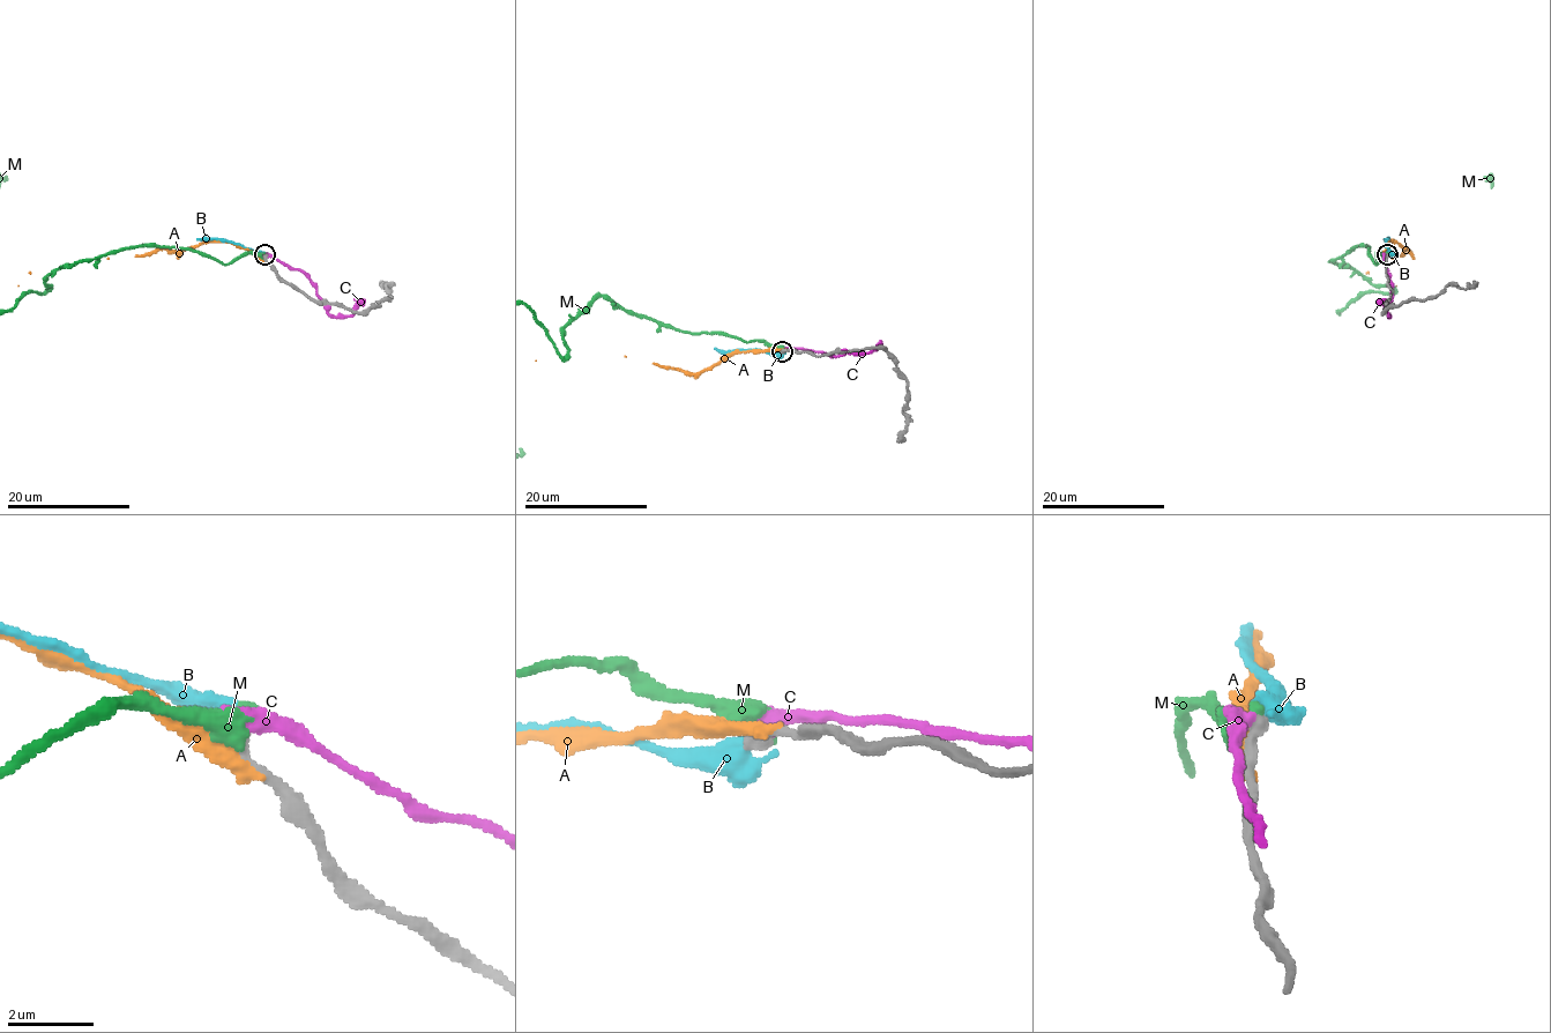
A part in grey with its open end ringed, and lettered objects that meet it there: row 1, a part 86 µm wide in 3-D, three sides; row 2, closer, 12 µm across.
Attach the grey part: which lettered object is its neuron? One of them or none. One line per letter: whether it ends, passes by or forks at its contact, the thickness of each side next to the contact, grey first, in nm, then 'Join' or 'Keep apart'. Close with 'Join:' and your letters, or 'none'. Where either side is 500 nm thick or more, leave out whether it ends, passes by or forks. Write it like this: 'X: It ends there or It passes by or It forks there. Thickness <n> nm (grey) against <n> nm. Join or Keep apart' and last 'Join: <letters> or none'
A: It ends there. Thickness 360 nm (grey) against 420 nm. Keep apart
B: Thickness 360 nm (grey) against 650 nm. Keep apart
C: Thickness 360 nm (grey) against 500 nm. Keep apart
M: It ends there. Thickness 360 nm (grey) against 480 nm. Keep apart
Join: none

